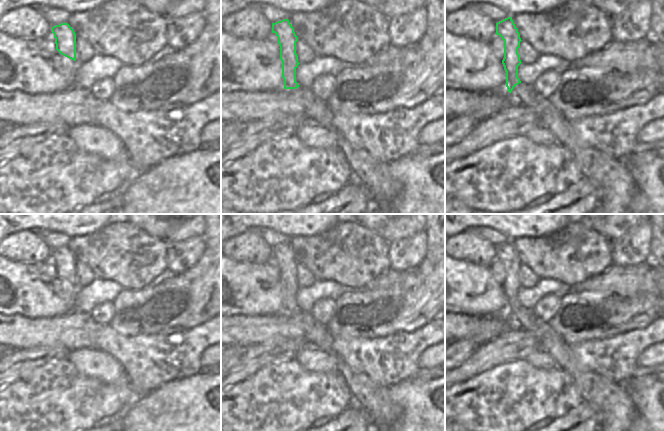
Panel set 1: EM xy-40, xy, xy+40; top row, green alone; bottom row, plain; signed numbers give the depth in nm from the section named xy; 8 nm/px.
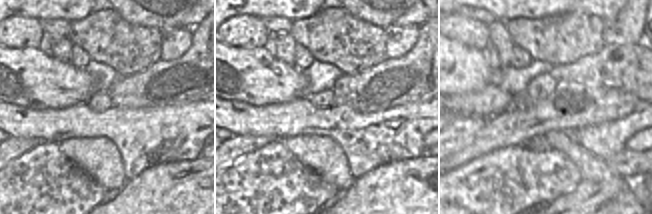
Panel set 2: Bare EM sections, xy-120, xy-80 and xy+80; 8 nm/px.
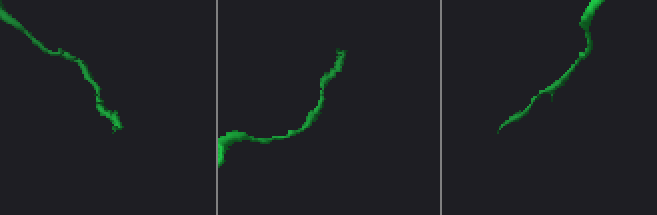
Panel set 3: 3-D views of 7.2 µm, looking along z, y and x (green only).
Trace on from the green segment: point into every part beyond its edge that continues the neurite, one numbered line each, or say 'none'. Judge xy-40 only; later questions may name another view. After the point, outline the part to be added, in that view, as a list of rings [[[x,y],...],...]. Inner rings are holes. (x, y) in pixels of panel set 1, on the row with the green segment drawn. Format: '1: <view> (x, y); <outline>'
none

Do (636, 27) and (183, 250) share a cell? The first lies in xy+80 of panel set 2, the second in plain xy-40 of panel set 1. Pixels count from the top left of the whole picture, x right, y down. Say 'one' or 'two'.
one

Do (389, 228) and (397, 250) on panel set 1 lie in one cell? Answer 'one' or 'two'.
two

